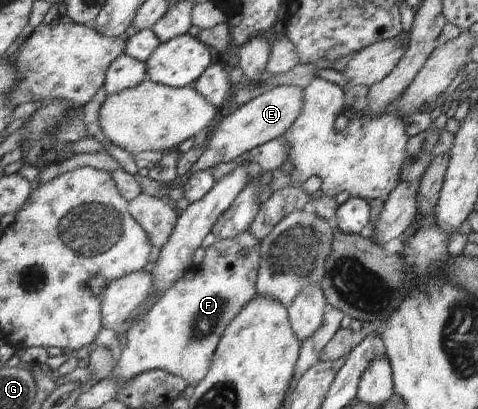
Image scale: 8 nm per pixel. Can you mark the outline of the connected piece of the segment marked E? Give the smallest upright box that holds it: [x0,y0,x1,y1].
[193,85,305,172]

